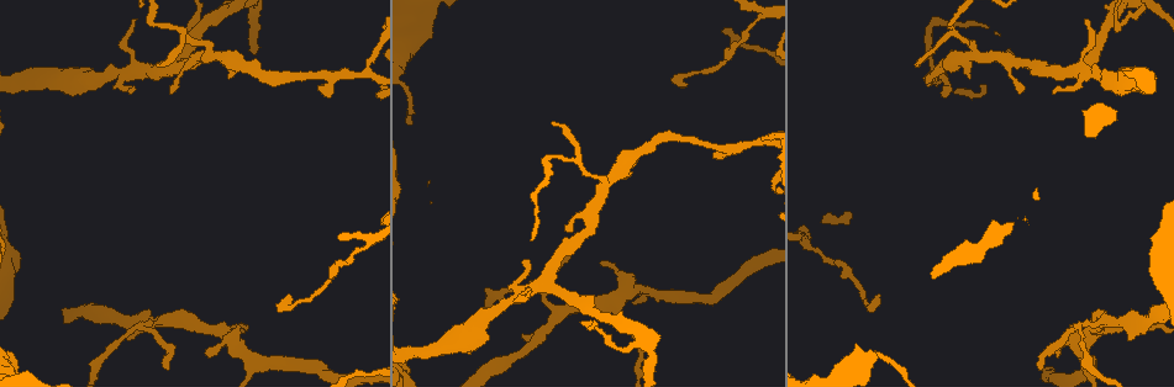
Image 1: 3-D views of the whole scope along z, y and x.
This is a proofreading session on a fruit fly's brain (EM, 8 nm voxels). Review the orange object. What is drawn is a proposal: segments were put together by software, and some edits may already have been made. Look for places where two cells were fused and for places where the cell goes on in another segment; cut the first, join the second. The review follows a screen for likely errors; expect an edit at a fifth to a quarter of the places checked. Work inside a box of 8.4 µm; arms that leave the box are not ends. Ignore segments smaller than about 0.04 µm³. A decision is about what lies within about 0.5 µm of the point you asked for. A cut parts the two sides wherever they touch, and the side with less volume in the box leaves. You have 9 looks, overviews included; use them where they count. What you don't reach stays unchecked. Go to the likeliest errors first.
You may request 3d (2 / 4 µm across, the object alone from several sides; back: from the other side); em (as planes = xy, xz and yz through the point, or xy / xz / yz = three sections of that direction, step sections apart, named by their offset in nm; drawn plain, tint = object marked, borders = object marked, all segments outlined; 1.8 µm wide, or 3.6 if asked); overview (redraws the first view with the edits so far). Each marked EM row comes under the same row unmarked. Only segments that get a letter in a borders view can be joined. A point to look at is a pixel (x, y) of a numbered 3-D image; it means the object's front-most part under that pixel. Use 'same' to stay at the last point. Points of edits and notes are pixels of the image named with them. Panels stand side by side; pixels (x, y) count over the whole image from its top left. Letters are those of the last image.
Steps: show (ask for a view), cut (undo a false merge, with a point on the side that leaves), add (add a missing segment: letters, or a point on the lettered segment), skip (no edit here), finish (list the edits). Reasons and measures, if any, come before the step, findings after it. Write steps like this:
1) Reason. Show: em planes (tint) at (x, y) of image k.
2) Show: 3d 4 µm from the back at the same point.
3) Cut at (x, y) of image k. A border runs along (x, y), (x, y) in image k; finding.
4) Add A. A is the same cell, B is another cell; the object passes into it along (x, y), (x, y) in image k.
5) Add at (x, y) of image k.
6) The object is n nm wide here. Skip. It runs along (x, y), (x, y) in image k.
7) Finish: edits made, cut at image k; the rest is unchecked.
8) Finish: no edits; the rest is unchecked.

Looks like a crossing. Show: 3d 4 µm at (626, 289) of image 1.

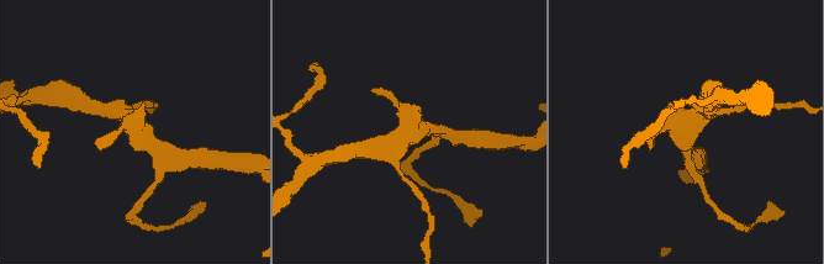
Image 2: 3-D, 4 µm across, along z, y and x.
Show: em xy step 16 (tint) at (408, 125) of image 2.

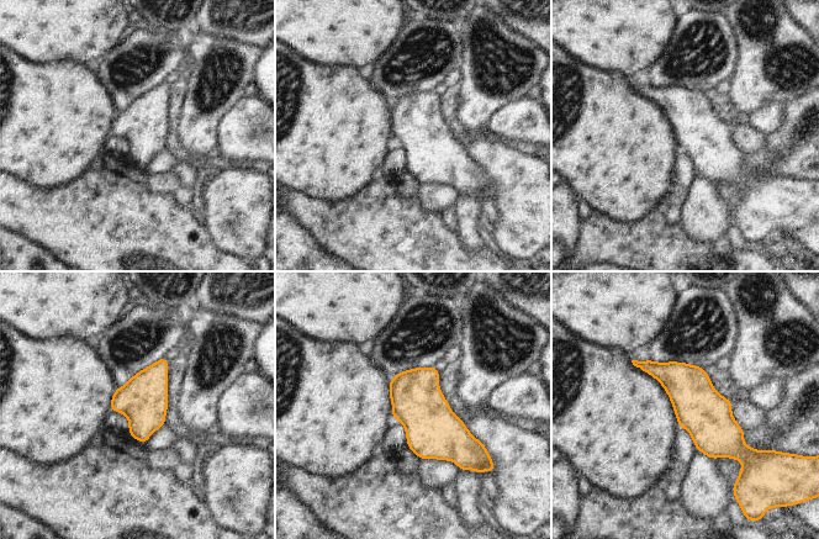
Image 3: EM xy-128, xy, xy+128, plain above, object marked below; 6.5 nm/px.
Cut it another way. Show: em planes (borders) at the same point.

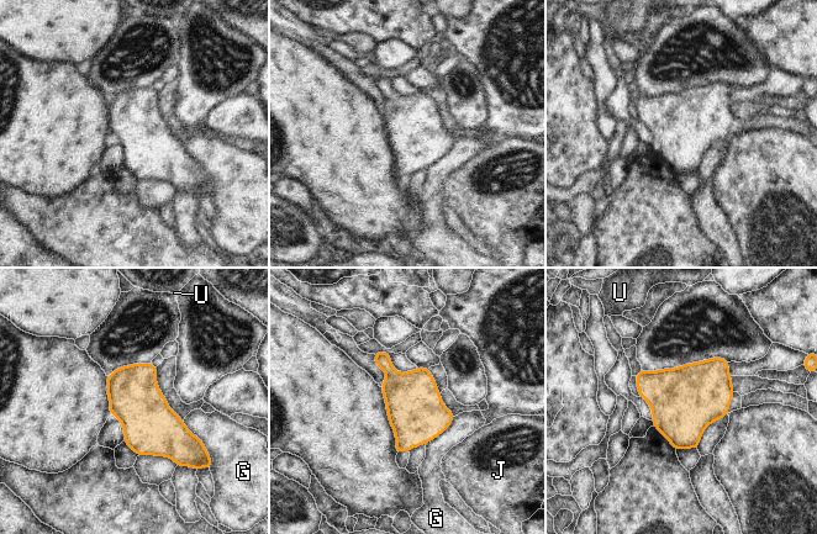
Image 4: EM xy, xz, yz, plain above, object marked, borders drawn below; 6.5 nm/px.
Skip. G, J and U are other cells; one cell here.

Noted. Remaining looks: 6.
A fork. Show: 3d 4 µm at (541, 283) of image 1.

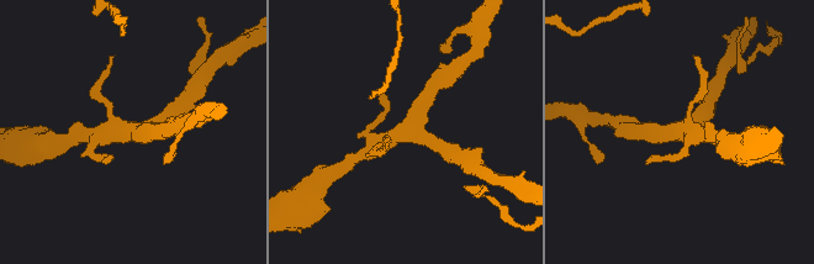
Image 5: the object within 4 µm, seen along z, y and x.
Shape alone is not enough. Show: em planes (tint) at (407, 128) of image 5.

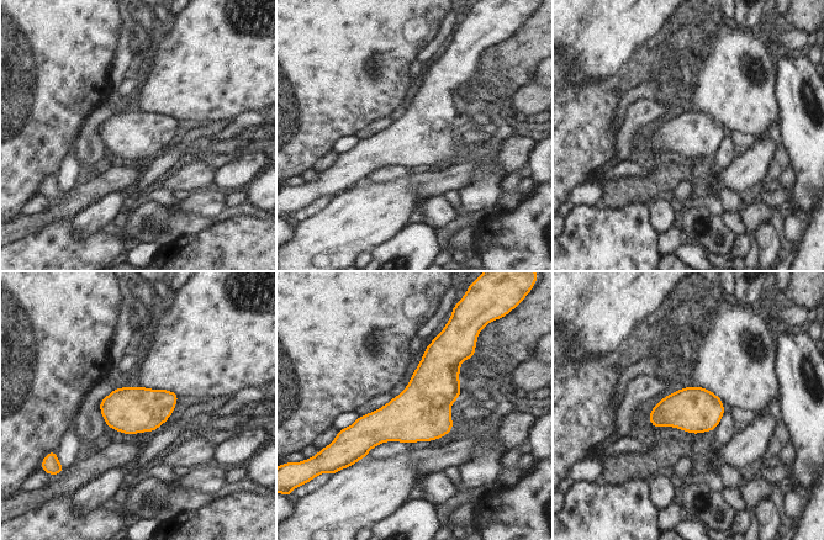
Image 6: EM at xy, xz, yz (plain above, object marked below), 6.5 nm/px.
What lies round it. Show: em planes (borders) at the same point.

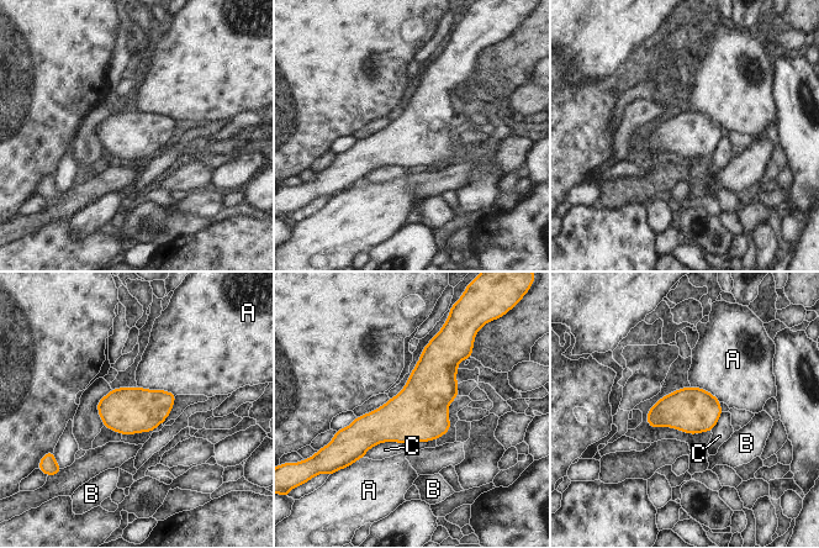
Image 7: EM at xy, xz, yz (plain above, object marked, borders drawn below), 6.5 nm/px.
Skip. A, B and C are other cells; a border runs along (137, 385), (175, 395) in image 7; continuous, no second cell.

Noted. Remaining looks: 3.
Branch stops here. Show: 3d 2 µm at (522, 338) of image 1.

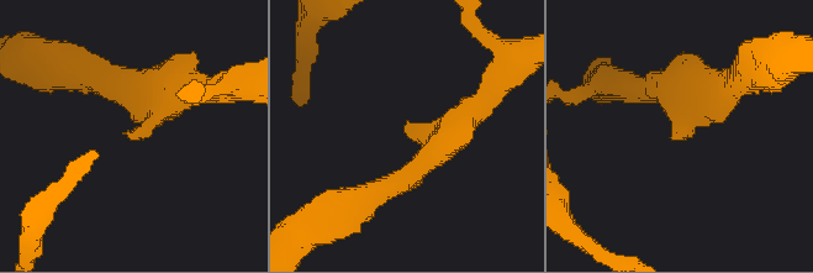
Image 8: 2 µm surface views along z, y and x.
The arms are 220, 280 nm wide. Show: em planes (borders) at (131, 138) of image 8.

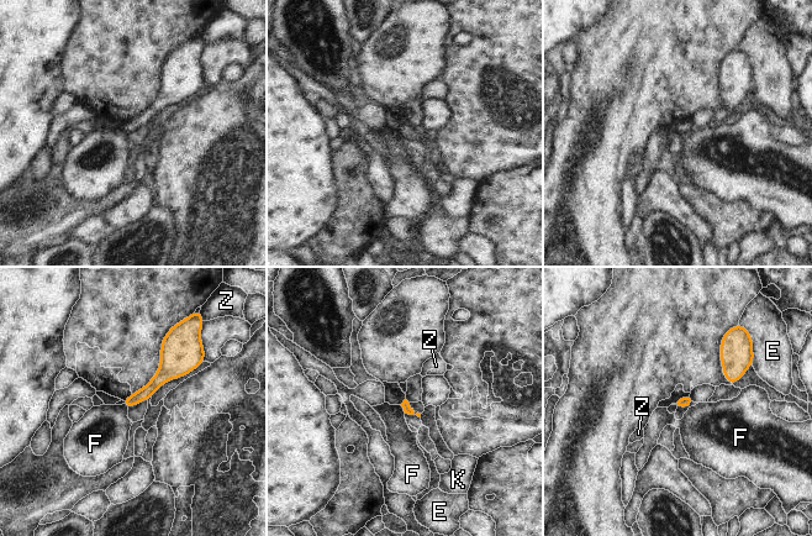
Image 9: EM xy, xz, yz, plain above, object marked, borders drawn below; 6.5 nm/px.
Skip. E, F, K and Z are other cells; none of them fits.

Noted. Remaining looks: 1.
Finish: no edits; the rest is unchecked.

